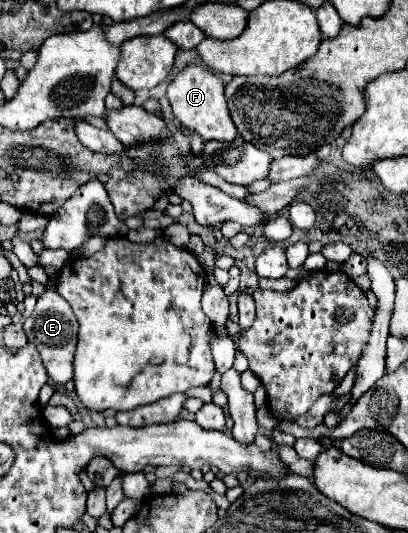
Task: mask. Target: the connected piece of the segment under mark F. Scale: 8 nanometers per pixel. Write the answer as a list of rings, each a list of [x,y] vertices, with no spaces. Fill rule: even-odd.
[[[189,64],[181,72],[175,74],[167,88],[167,98],[173,108],[173,116],[189,130],[197,132],[205,140],[233,140],[237,136],[237,128],[231,120],[229,108],[227,108],[227,98],[225,98],[225,82],[213,74],[211,70]]]

